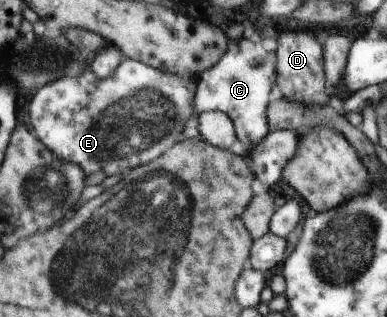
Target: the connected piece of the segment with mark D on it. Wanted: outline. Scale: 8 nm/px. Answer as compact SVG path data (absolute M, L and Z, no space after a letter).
M302 31L282 32L277 38L275 81L283 97L305 105L335 105L333 86L326 86L324 82L324 42L320 42L316 34L304 34Z

